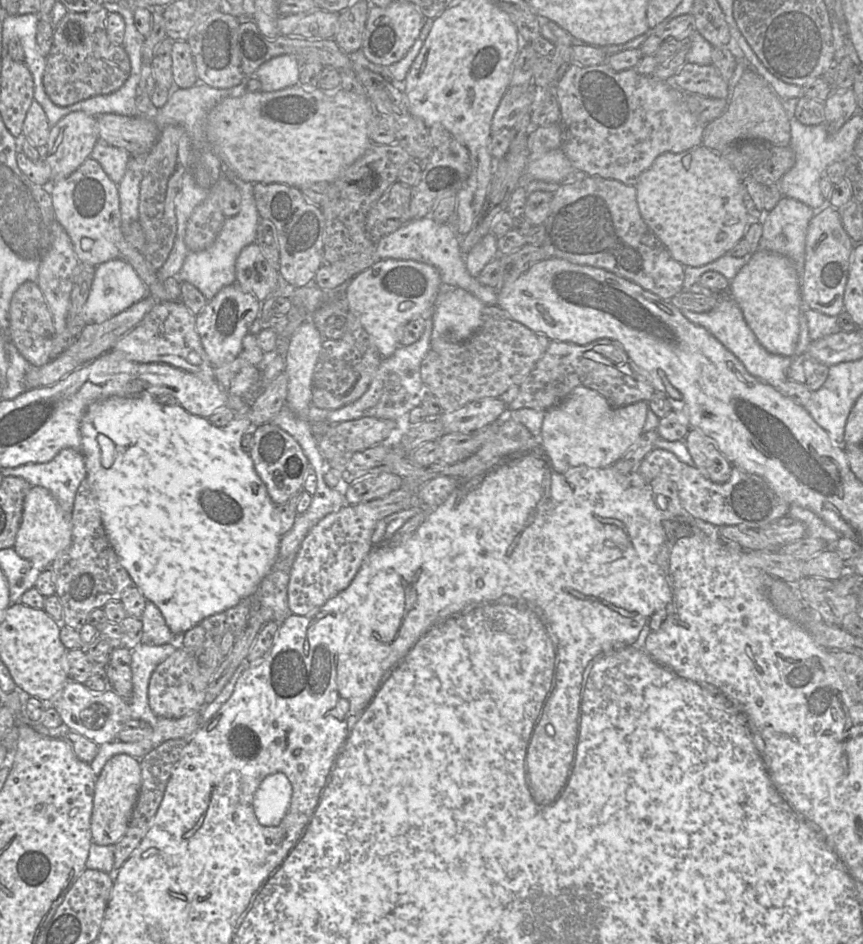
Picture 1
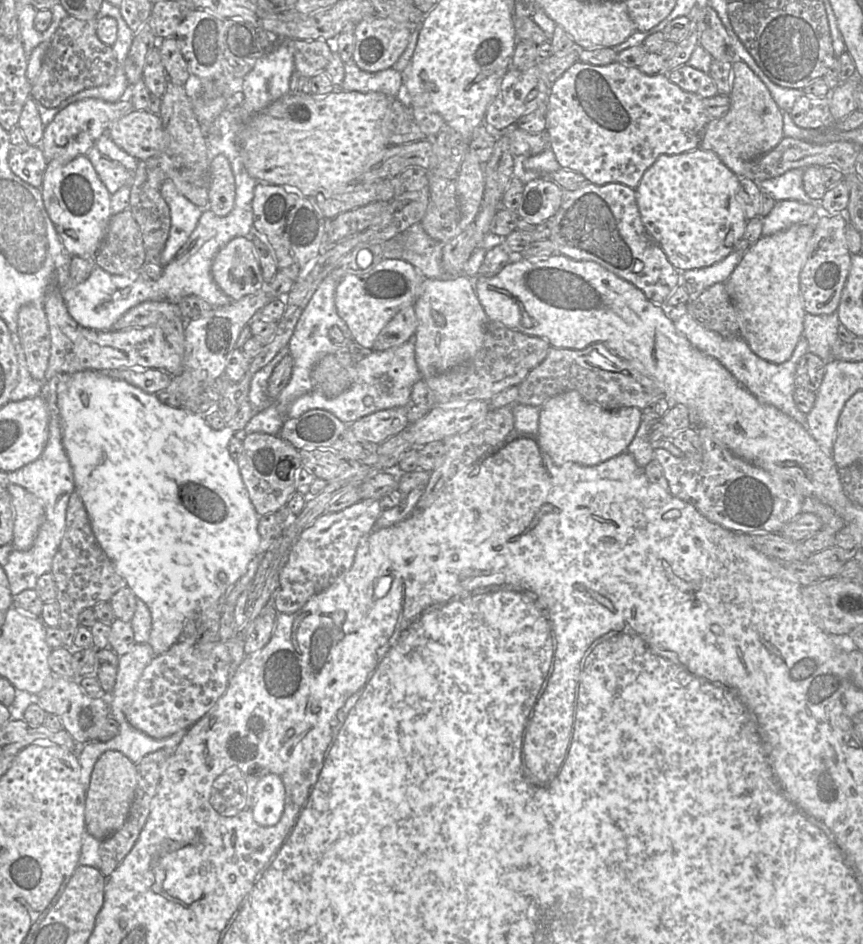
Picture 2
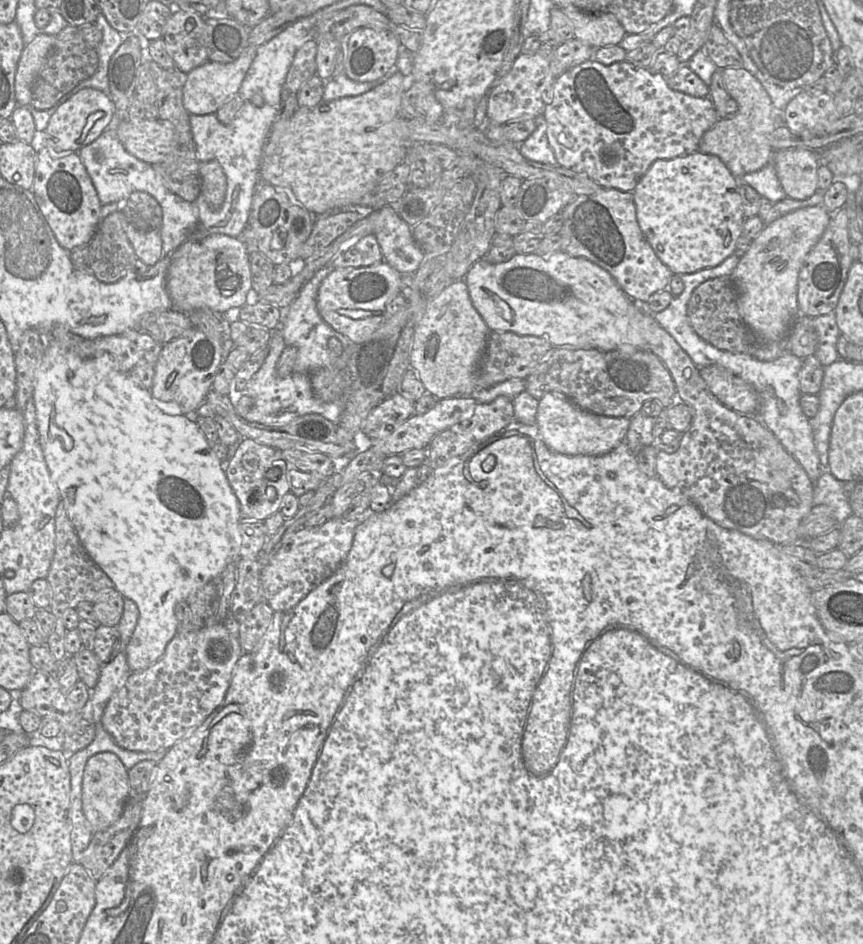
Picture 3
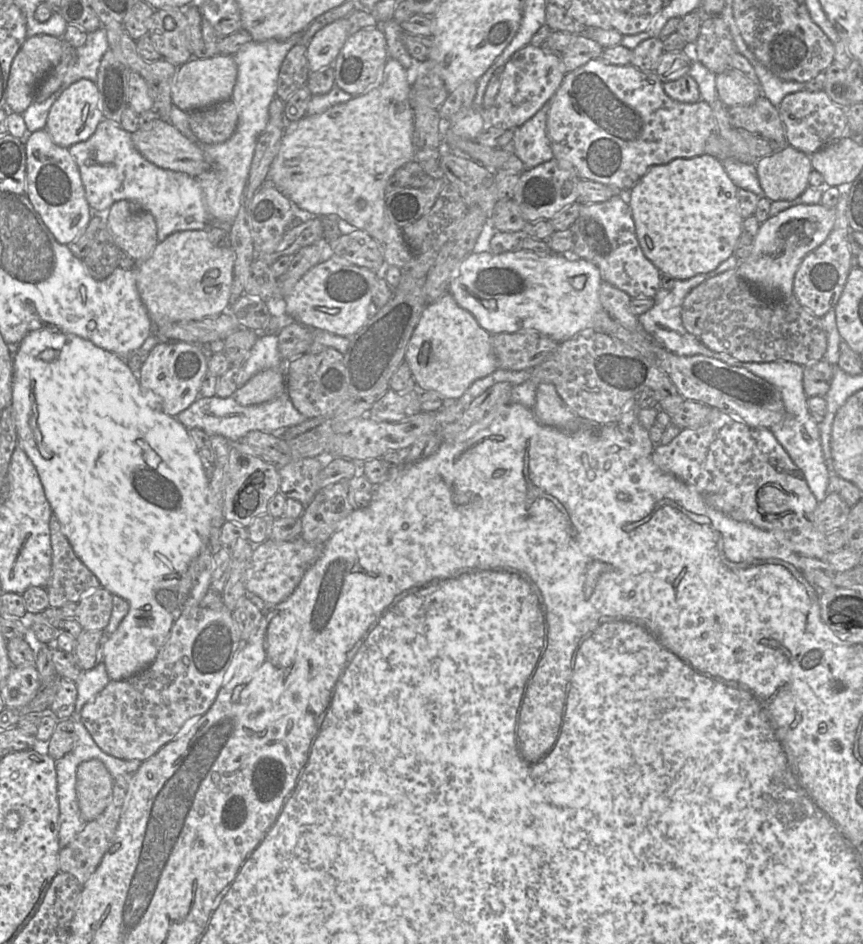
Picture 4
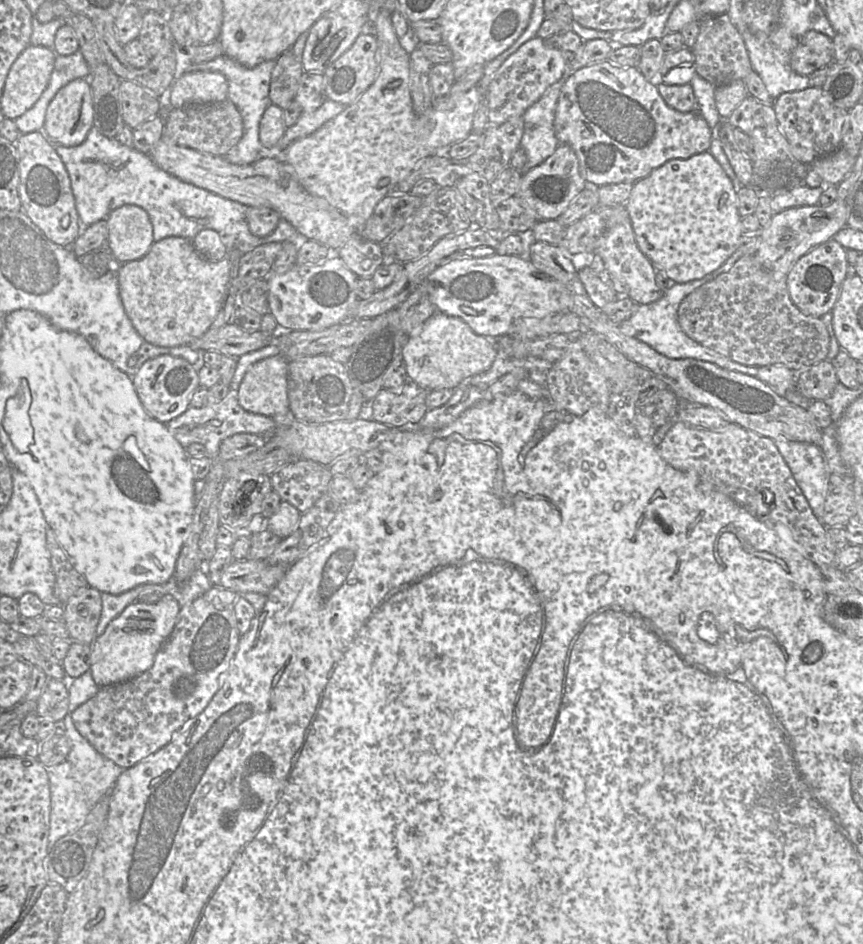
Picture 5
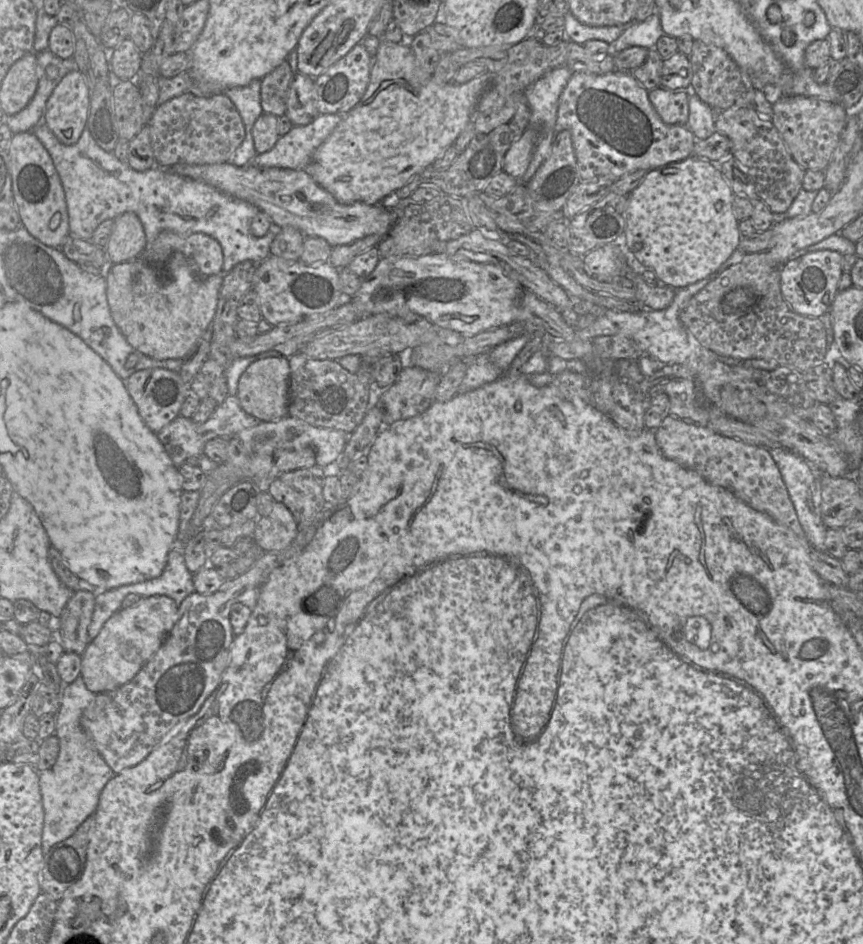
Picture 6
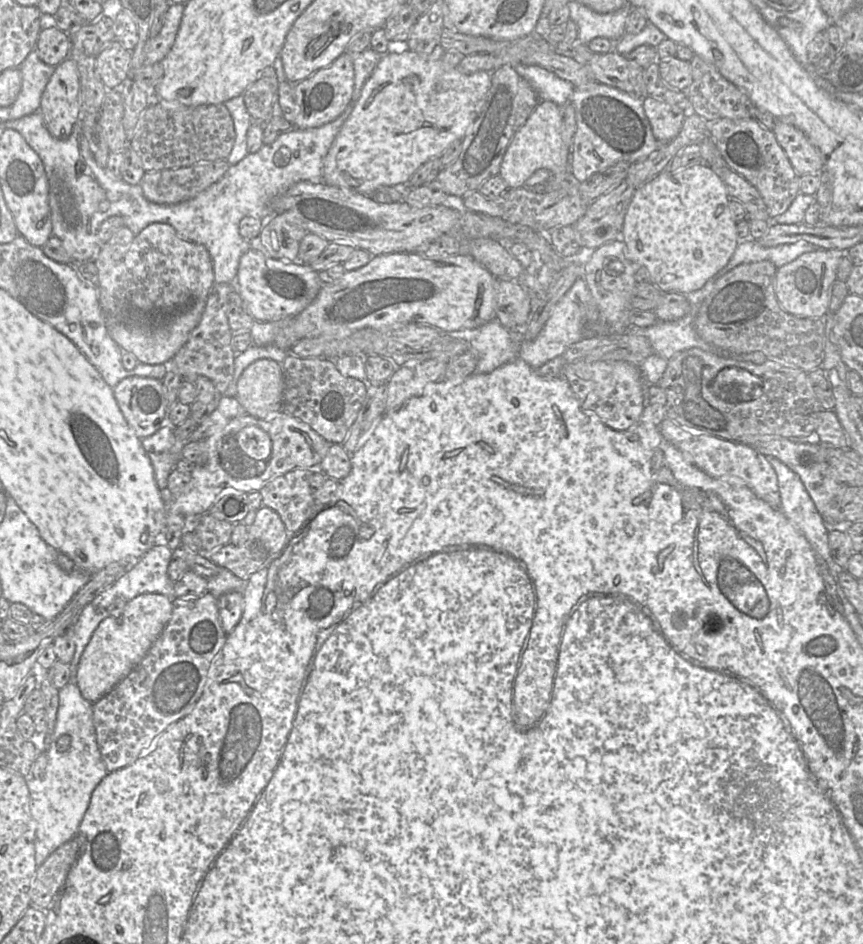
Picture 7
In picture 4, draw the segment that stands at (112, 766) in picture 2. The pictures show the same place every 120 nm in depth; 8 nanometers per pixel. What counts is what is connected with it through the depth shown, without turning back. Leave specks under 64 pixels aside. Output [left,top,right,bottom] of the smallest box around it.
[77,759,115,822]

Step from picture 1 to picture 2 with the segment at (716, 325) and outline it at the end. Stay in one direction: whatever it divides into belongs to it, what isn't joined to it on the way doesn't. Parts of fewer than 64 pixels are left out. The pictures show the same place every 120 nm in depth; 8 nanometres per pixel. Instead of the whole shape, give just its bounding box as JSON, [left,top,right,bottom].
[666,303,808,426]

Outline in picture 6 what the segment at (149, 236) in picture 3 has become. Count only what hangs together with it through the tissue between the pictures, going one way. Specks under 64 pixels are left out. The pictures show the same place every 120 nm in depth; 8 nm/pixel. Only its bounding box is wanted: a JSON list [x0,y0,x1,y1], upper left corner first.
[106,212,147,264]

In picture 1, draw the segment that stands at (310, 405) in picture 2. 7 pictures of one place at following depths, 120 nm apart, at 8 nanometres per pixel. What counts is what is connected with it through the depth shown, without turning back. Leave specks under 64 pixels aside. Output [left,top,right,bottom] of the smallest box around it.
[309,319,432,424]

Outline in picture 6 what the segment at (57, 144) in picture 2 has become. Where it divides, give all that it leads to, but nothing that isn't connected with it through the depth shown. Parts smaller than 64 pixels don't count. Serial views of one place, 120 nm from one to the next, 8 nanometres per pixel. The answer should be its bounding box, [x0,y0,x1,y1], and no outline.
[43,70,90,145]

